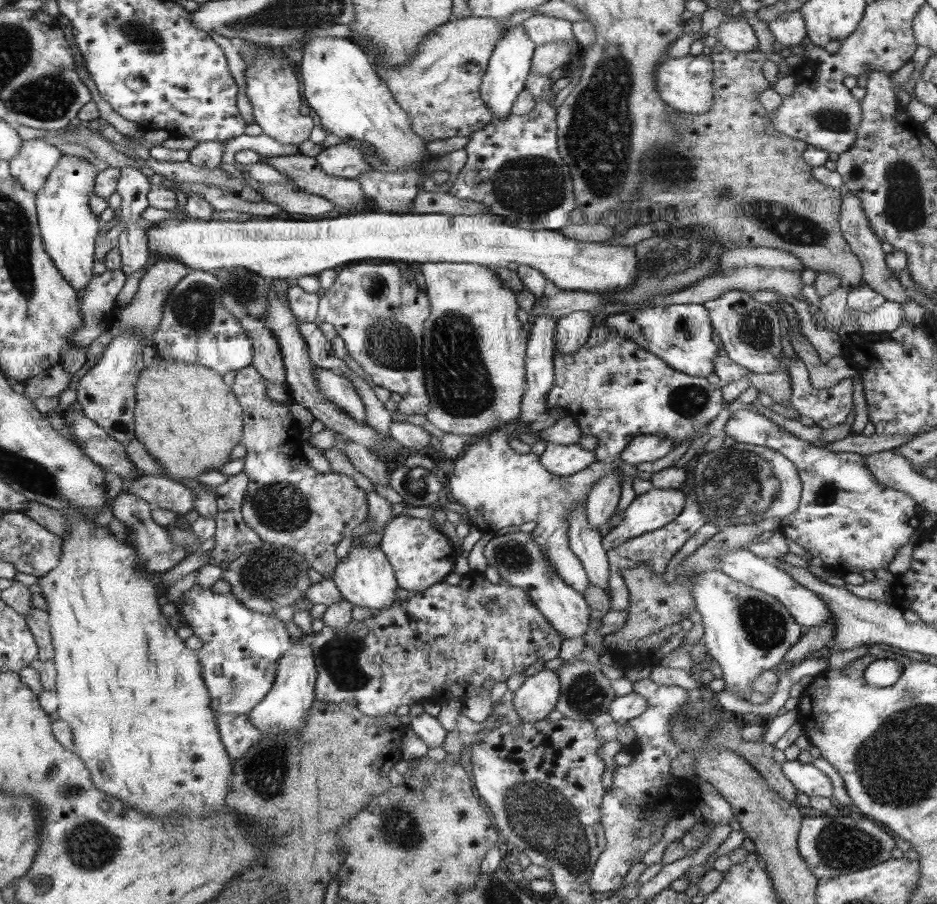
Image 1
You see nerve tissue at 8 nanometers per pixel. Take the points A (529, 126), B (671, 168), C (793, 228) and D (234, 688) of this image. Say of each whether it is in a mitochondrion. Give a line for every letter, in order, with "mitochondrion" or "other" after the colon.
A: other
B: mitochondrion
C: mitochondrion
D: mitochondrion

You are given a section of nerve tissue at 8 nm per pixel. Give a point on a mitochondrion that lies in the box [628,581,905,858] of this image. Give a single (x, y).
(762, 623)

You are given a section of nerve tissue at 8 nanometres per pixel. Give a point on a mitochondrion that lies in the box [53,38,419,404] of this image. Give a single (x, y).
(195, 308)

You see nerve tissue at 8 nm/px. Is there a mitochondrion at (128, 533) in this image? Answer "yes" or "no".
no

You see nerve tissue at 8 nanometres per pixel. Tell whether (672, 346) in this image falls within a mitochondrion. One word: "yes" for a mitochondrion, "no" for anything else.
no

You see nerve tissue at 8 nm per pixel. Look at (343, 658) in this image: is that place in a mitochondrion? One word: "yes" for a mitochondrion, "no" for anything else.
yes

